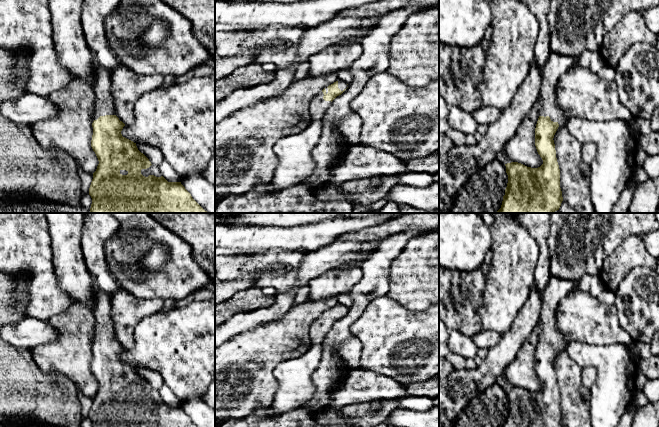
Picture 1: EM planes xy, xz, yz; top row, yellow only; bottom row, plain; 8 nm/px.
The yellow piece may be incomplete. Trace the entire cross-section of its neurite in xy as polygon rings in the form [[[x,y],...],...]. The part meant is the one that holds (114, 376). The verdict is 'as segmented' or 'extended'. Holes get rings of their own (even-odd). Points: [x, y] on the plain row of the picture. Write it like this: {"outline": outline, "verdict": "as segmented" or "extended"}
{"outline": [[[96,288],[95,308],[92,313],[95,318],[95,327],[92,333],[94,345],[91,371],[95,376],[99,388],[93,397],[89,412],[92,427],[197,427],[181,406],[168,406],[160,397],[158,389],[153,389],[141,377],[136,367],[122,360],[121,355],[125,348],[115,339],[115,328],[111,317],[110,296]]], "verdict": "extended"}

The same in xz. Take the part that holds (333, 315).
{"outline": [[[338,304],[318,317],[309,328],[312,345],[322,344],[331,326],[347,312],[347,307]]], "verdict": "extended"}

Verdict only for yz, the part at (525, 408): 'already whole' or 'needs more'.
needs more

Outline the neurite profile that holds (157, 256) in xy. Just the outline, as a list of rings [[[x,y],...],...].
[[[162,243],[152,244],[147,254],[135,268],[127,267],[124,275],[127,279],[142,283],[150,274],[160,271],[170,258],[170,252]]]

